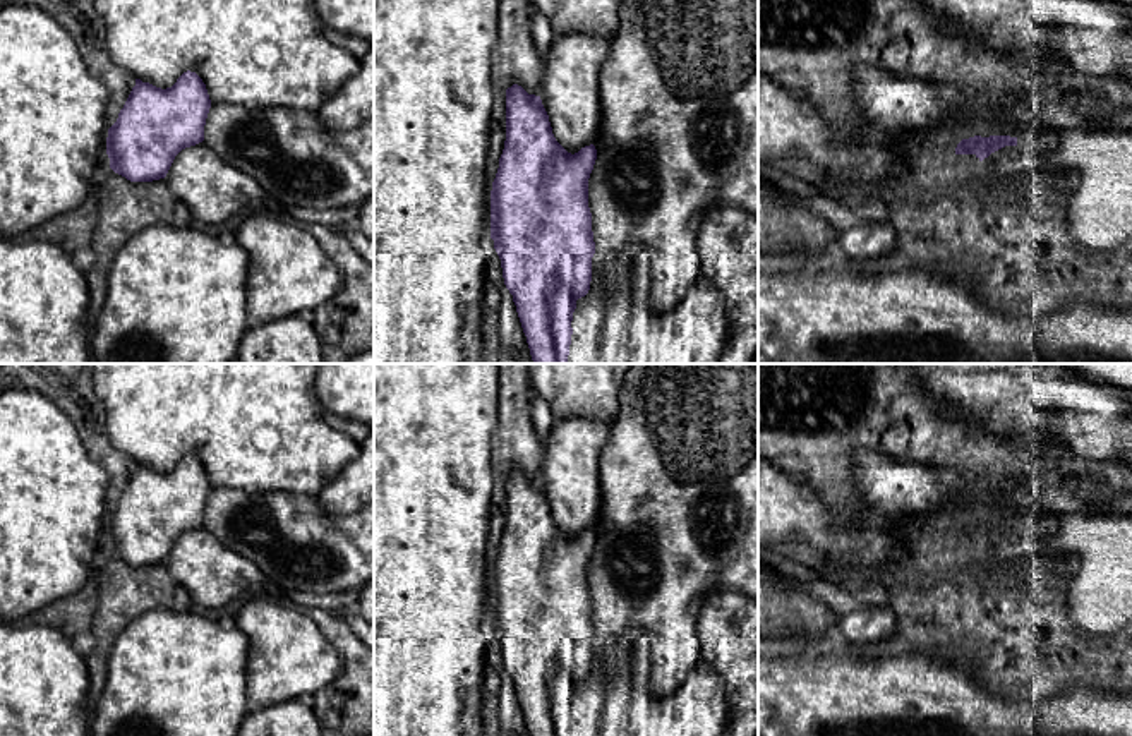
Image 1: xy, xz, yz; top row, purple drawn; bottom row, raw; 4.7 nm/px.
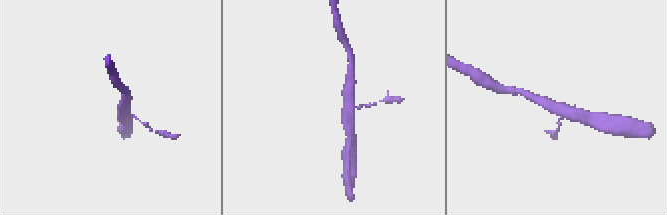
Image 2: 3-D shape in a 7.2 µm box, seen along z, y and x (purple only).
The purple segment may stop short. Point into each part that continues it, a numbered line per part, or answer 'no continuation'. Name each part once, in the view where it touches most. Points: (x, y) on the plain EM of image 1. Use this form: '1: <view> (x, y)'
no continuation

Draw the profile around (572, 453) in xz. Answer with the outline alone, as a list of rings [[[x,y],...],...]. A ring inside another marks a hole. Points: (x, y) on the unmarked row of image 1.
[[[556,419],[544,444],[540,484],[556,525],[571,539],[595,528],[602,513],[599,463],[609,429],[595,419]]]

